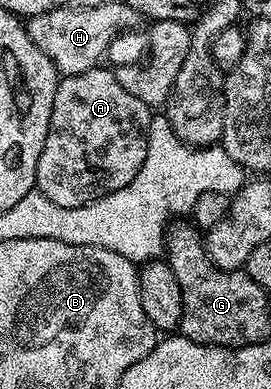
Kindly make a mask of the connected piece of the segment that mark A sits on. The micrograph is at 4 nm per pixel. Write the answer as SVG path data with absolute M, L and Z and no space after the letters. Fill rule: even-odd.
M96 68L80 74L68 74L60 77L59 87L53 96L53 112L49 116L49 132L45 136L45 148L41 148L41 156L37 160L35 185L42 194L49 196L49 200L53 200L53 204L61 204L61 208L81 208L81 204L89 204L101 196L109 196L109 192L117 192L117 188L125 188L125 184L129 184L129 180L133 180L133 176L137 176L137 172L141 172L141 164L145 164L149 124L153 117L152 107L145 105L141 100L137 100L137 96L133 96L133 92L121 88L114 69L103 69Z

